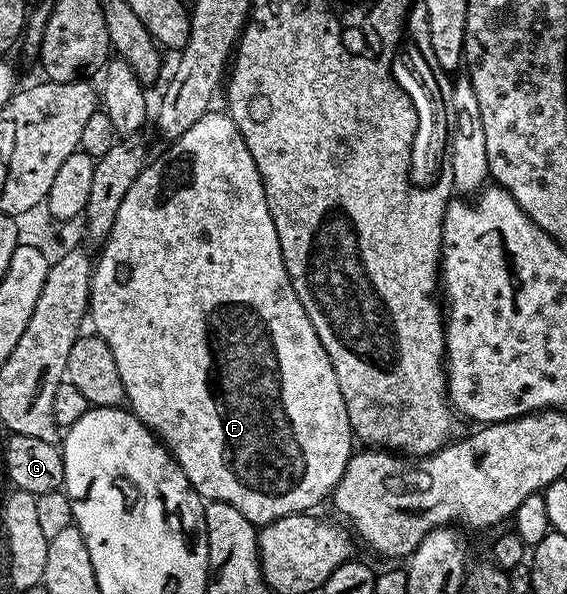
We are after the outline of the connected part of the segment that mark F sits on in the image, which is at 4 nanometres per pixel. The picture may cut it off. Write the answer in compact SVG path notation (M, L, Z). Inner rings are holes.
M209 111L205 115L201 115L201 119L197 119L197 123L193 123L193 127L189 127L189 131L185 131L185 135L181 135L166 146L168 149L152 165L151 162L144 164L138 179L133 183L133 187L129 187L125 199L121 199L121 208L117 210L117 219L113 219L111 234L101 245L103 254L100 255L99 261L97 257L93 265L89 321L90 324L95 324L94 332L97 336L105 343L109 343L109 351L113 351L113 359L117 359L117 371L121 371L121 383L125 387L125 395L127 396L126 404L135 414L135 417L141 419L141 423L145 423L147 428L167 446L168 453L174 457L175 462L181 467L181 471L185 471L185 475L196 493L203 498L204 502L224 501L233 507L237 507L237 511L241 511L241 515L245 515L245 519L249 519L256 527L262 527L268 525L270 521L281 519L285 515L314 510L316 508L314 505L318 501L323 501L326 497L328 500L334 494L337 483L345 475L345 467L353 452L353 446L351 446L353 434L349 423L349 411L345 411L345 399L341 395L341 387L337 383L337 371L333 371L333 363L329 363L329 355L325 351L325 347L321 347L321 339L317 339L317 331L313 331L313 323L309 323L309 315L305 315L305 307L301 307L301 299L297 299L297 293L293 291L293 283L285 271L285 263L281 255L281 243L277 239L277 227L273 227L273 215L269 215L269 203L265 199L265 187L261 183L257 163L253 163L253 155L249 155L249 147L245 147L245 139L234 119L226 112L215 112Z

